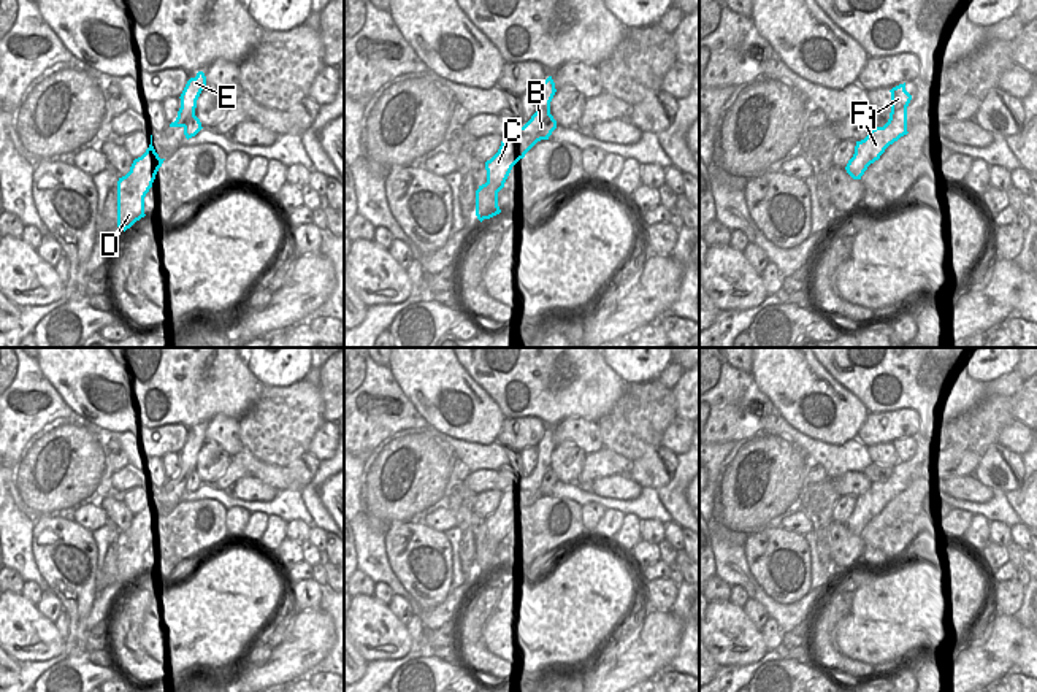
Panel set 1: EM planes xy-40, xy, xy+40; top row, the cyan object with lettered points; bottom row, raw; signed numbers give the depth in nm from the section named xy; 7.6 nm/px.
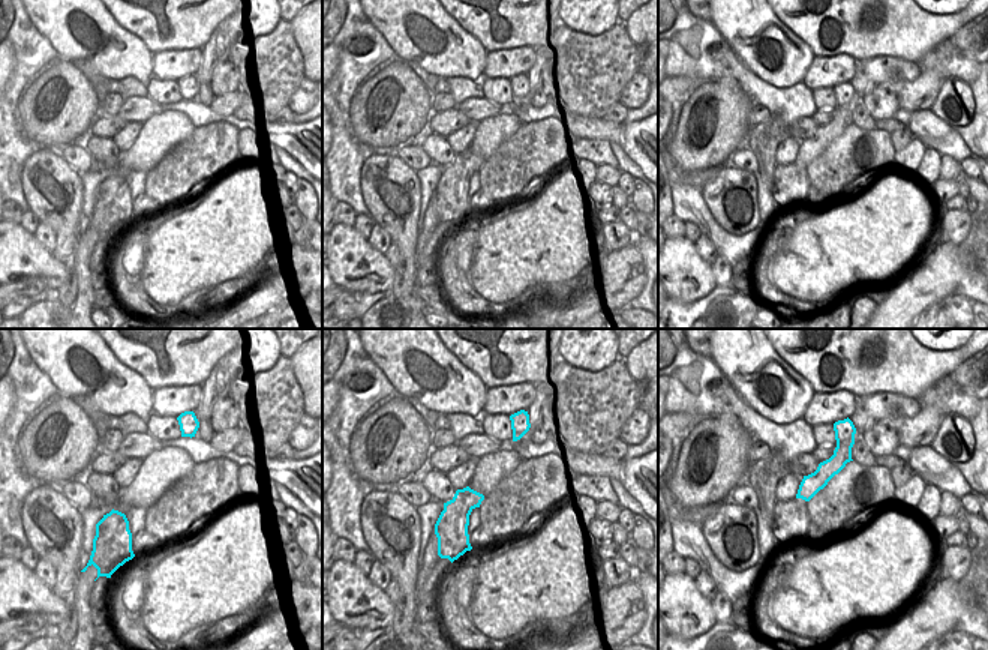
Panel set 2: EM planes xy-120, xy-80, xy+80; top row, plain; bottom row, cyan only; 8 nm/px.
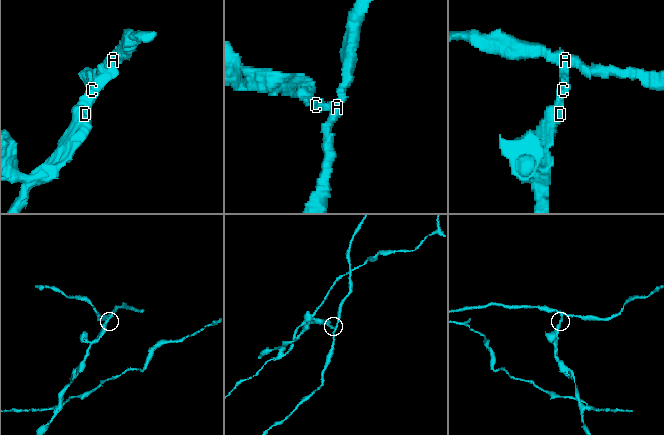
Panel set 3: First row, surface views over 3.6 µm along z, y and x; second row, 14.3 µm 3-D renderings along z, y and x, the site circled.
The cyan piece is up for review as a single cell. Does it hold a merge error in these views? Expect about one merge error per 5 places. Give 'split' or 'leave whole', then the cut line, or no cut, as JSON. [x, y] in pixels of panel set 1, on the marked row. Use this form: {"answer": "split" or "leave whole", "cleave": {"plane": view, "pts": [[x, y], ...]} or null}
{"answer": "split", "cleave": {"plane": "xy", "pts": [[536, 108], [549, 115]]}}

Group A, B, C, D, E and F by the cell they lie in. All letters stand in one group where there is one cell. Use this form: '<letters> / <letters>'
A E / B C D F

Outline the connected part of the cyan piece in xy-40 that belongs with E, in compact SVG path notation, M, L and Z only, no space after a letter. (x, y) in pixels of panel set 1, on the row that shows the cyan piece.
M198 71L195 78L190 78L181 94L181 108L195 114L197 100L201 90L206 87L206 76L203 71Z

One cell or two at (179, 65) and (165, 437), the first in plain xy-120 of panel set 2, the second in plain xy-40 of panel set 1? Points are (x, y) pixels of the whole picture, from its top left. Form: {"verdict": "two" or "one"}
{"verdict": "one"}

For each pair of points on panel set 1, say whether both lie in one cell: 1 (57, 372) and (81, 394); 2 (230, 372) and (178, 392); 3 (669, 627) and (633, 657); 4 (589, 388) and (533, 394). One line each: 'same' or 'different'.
1: same
2: same
3: same
4: same

